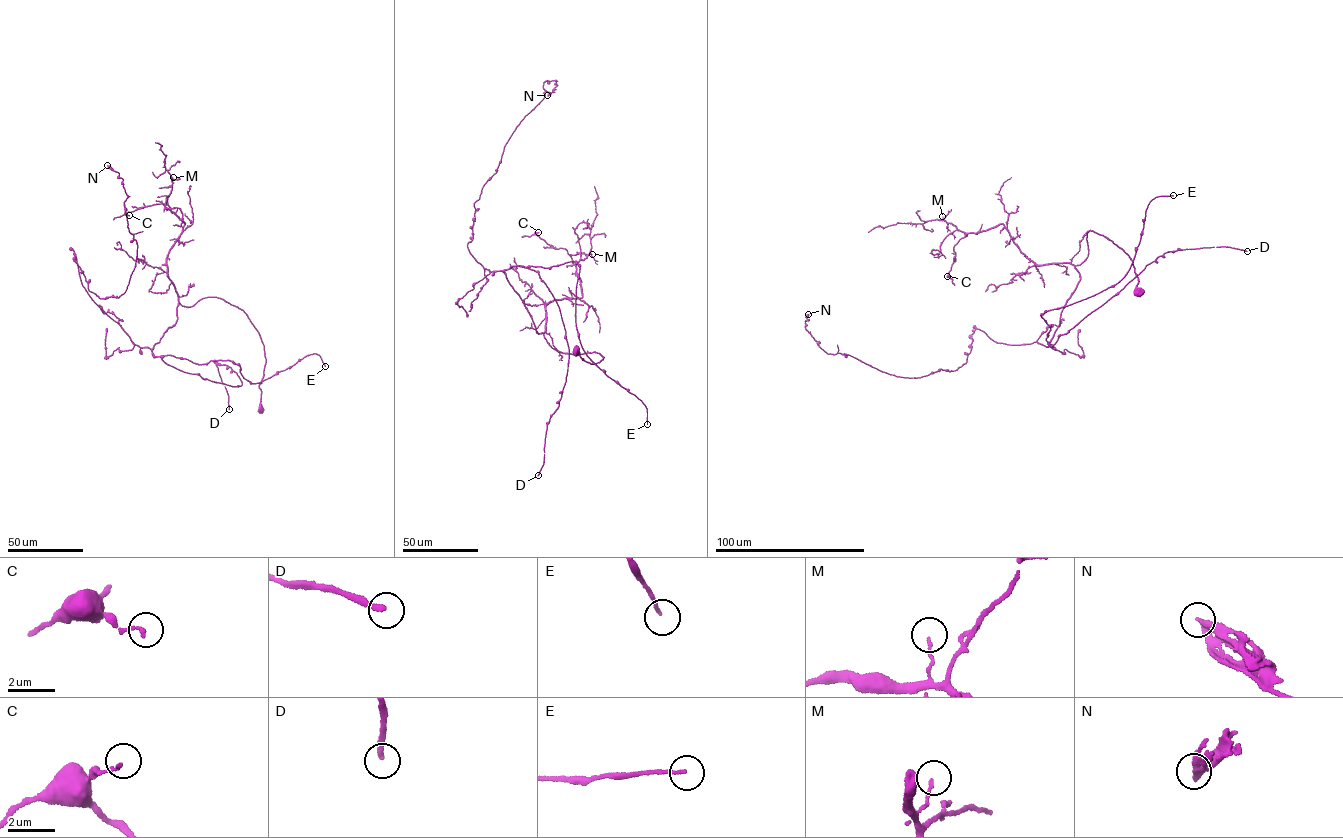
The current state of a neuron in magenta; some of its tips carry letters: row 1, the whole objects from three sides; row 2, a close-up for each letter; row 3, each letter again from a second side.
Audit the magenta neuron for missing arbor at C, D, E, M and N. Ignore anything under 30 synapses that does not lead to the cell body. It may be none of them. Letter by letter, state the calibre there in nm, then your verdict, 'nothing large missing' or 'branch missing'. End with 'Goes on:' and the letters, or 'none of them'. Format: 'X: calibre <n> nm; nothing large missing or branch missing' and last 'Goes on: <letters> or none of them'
C: calibre 130 nm; nothing large missing
D: calibre 240 nm; branch missing
E: calibre 110 nm; nothing large missing
M: calibre 100 nm; nothing large missing
N: calibre 280 nm; nothing large missing
Goes on: D

